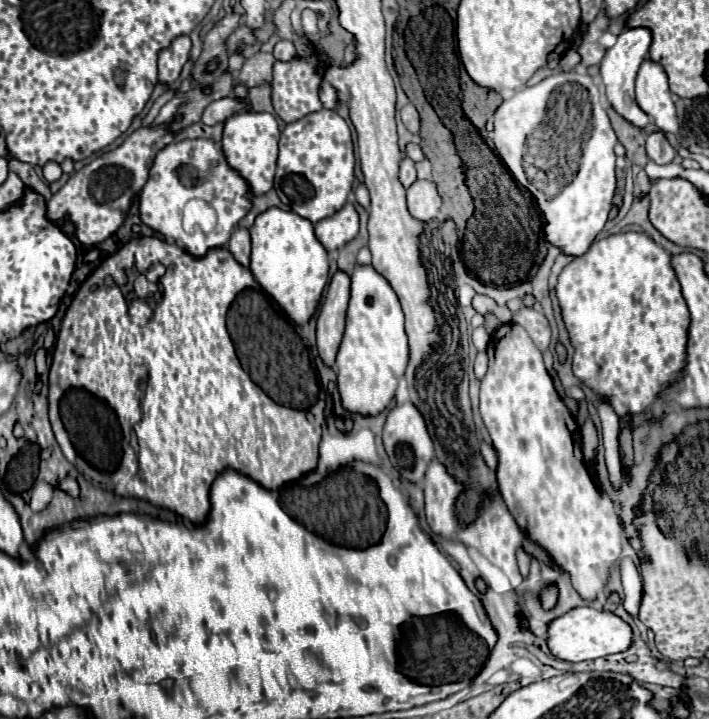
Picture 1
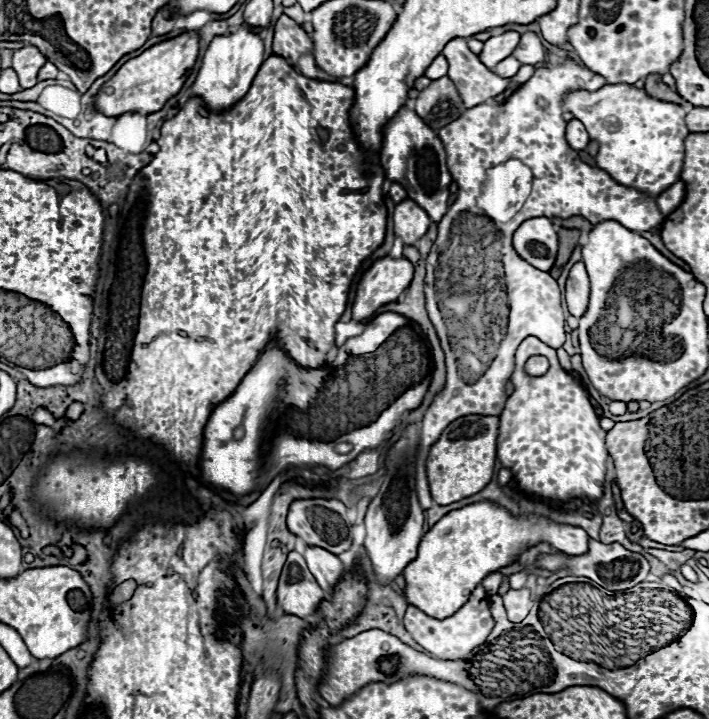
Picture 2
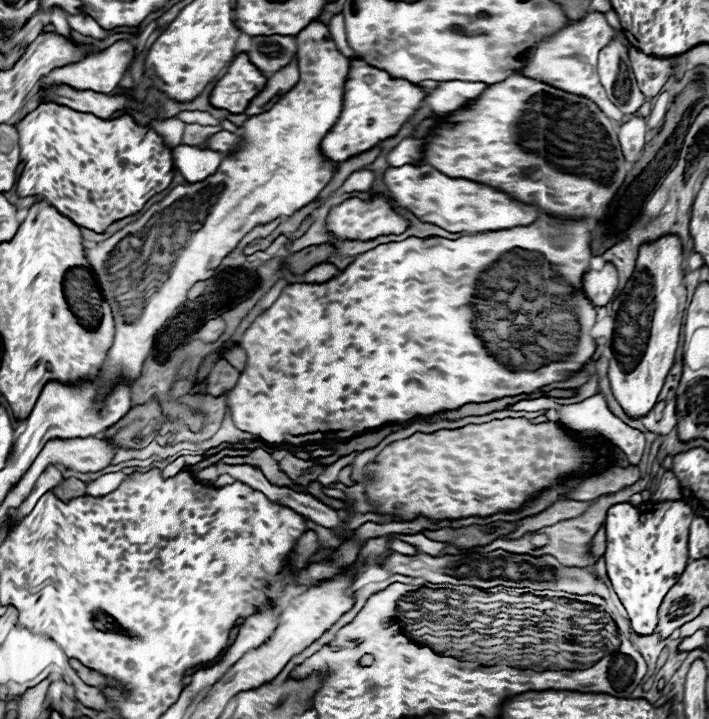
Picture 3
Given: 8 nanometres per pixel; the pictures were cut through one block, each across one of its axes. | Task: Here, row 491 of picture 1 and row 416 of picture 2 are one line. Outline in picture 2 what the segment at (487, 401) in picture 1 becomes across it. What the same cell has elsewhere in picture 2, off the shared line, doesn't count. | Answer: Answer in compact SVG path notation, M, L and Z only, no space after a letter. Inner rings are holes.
M528 336L520 342L514 358L512 372L514 392L508 396L506 406L500 414L500 434L498 434L498 460L504 468L512 472L512 478L518 482L518 488L526 494L534 494L540 498L550 498L558 502L568 502L570 498L602 498L602 486L606 476L606 460L608 450L604 446L606 432L600 428L600 416L594 412L590 404L590 396L580 382L576 382L570 374L566 374L556 358L556 350L548 344ZM530 356L546 356L550 360L550 370L542 378L531 378L524 373L524 362Z

